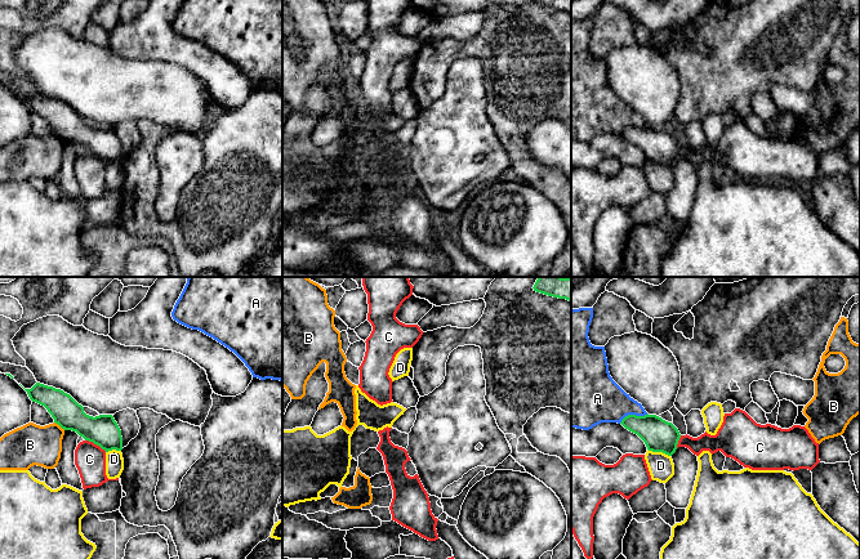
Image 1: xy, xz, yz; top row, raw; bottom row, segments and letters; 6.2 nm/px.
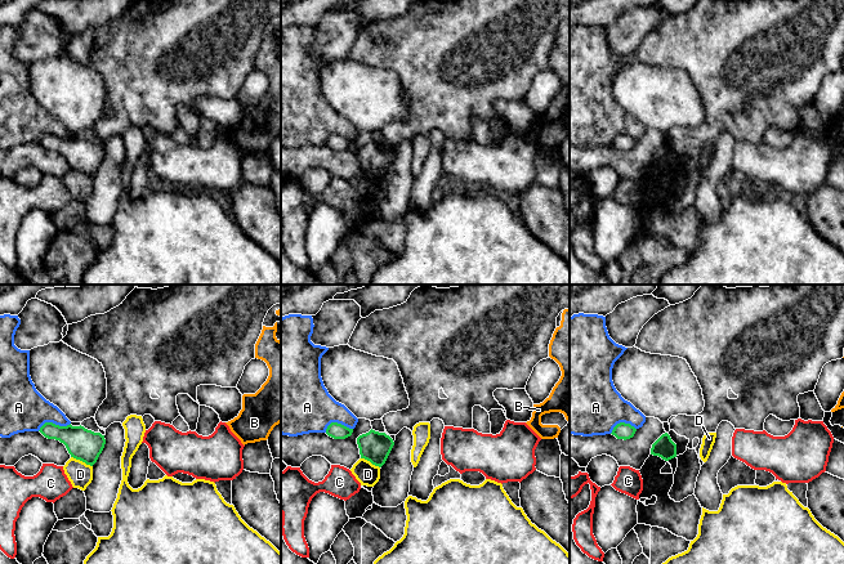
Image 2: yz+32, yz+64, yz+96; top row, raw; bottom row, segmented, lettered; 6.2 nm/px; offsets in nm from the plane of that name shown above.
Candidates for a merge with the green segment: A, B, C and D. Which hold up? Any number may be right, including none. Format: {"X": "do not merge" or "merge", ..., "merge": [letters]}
{"A": "do not merge", "B": "do not merge", "C": "do not merge", "D": "do not merge", "merge": []}

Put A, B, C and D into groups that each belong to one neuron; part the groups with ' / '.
A / B / C / D

